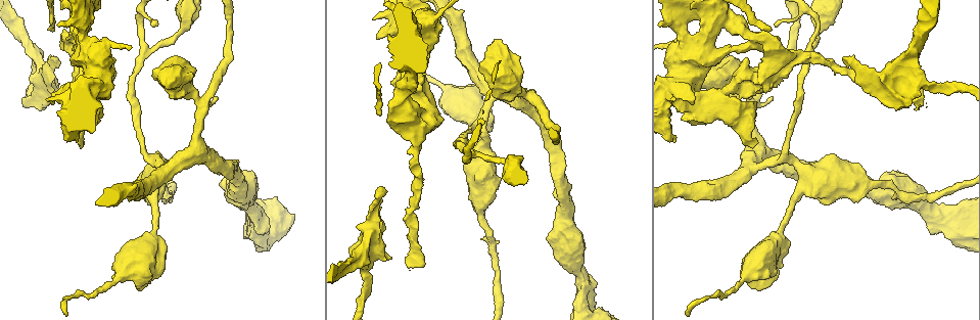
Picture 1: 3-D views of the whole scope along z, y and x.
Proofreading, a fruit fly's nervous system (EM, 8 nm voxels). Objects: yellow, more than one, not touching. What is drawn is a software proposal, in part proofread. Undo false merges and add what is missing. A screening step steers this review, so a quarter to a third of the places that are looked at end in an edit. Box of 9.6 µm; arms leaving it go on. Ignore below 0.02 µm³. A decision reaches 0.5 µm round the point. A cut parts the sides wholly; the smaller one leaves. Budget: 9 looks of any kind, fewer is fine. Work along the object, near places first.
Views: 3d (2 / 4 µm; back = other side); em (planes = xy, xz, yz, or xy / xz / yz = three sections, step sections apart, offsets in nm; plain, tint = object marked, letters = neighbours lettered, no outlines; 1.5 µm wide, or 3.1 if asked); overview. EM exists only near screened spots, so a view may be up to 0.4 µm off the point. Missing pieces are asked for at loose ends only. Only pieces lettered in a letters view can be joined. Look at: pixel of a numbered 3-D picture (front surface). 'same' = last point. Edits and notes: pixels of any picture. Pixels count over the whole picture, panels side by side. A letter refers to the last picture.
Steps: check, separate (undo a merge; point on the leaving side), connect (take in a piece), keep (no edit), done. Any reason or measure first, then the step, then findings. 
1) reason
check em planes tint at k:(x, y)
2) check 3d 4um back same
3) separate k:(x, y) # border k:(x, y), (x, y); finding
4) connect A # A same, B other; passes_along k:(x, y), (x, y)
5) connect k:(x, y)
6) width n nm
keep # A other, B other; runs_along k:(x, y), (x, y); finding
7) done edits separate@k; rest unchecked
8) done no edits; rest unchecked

abrupt turn
check 3d 2um at 1:(750, 168)

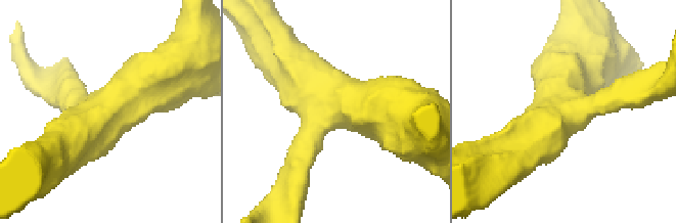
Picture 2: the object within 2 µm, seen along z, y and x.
arms 3; arm_widths 220, 380, 500 nm
check em planes letters at 2:(330, 108)

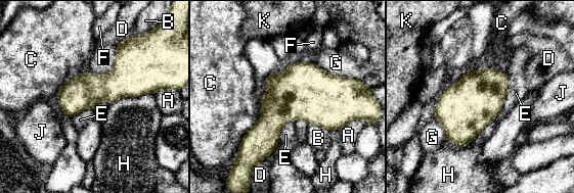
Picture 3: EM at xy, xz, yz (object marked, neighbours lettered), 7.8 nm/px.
keep # A other, B other, C other, D other, E other, F other, G other, H other, J other, K other; border 3:(509, 77), (503, 103), (493, 118); one neuron here

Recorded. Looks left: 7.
abrupt turn
check 3d 2um at 1:(467, 159)

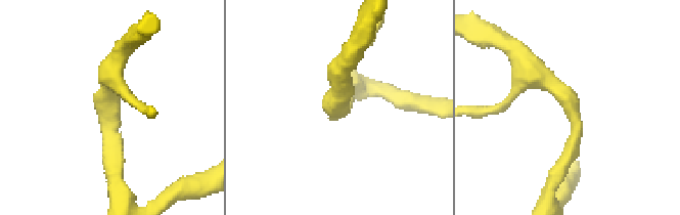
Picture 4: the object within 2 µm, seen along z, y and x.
check em xy step 4 tint at 4:(343, 113)

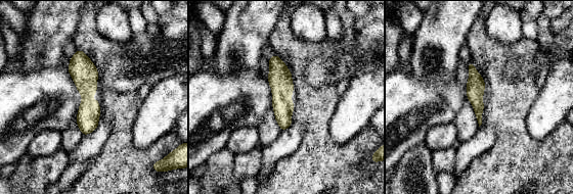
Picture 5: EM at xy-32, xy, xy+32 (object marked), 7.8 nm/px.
check em planes letters same

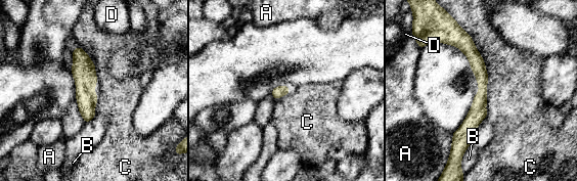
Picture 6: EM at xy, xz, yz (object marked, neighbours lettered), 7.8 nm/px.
keep # A other, B other, C other, D other; runs_along 6:(461, 33), (482, 77), (462, 147); continuous, no second neuron

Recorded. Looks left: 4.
free end
check em planes letters at 1:(55, 58)

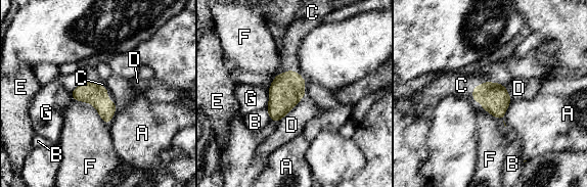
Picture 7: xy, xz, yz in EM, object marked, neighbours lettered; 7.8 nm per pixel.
longest_contact F 300 nm
connect 7:(294, 64) # A other, B other, C same, D other, E other, F other, G other; passes_along 7:(286, 90), (294, 72), (294, 64); the neuron continues

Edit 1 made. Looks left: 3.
done edits connect@7; rest unchecked

